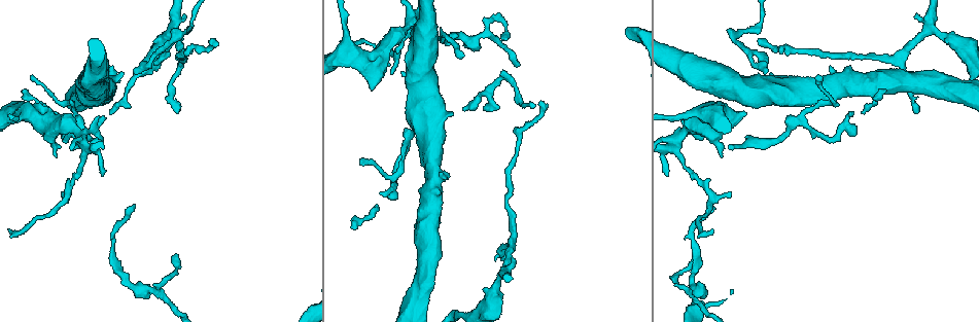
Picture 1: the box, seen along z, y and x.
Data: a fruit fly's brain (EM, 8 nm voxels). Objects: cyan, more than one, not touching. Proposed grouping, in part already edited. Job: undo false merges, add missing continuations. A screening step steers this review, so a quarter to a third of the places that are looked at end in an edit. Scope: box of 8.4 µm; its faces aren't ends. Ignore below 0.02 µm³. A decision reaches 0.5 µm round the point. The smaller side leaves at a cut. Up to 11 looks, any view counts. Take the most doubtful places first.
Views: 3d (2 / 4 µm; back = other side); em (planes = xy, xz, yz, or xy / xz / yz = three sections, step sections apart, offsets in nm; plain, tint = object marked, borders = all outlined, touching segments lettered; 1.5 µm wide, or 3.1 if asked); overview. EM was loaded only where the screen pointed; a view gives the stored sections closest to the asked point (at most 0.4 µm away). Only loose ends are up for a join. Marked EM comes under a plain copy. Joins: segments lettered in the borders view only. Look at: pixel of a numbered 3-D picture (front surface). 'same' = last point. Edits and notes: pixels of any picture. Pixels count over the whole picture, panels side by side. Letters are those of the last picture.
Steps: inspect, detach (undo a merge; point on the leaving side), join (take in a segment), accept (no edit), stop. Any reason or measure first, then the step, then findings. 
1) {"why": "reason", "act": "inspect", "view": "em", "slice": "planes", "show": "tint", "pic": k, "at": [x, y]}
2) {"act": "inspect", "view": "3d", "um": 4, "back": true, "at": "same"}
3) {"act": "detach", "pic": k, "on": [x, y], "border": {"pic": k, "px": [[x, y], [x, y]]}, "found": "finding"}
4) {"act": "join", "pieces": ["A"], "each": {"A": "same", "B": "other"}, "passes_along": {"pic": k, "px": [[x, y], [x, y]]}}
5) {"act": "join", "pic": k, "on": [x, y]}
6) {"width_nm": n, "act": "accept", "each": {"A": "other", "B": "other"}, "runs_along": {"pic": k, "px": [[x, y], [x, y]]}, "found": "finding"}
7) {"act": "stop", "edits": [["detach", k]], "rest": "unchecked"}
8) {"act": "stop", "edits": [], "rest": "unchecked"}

{"why": "long arm stops here", "act": "inspect", "view": "em", "slice": "planes", "show": "borders", "pic": 1, "at": [713, 210]}

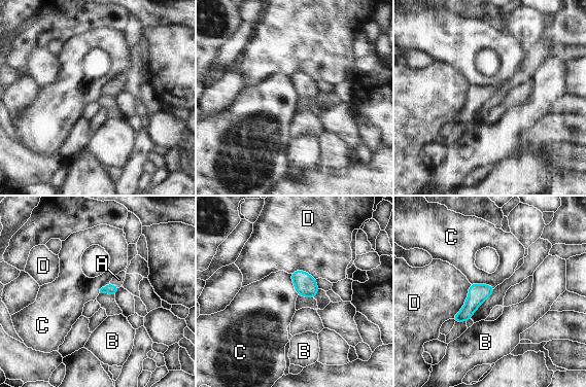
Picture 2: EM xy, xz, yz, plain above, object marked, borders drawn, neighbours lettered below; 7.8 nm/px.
{"act": "join", "pieces": ["A"], "each": {"A": "same", "B": "other", "C": "other", "D": "other"}, "passes_along": {"pic": 2, "px": [[112, 289], [114, 285], [118, 279]]}, "found": "it goes on there"}

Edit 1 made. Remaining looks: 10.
{"why": "branch stops here", "act": "inspect", "view": "em", "slice": "xz", "step": 8, "show": "borders", "pic": 1, "at": [211, 39]}

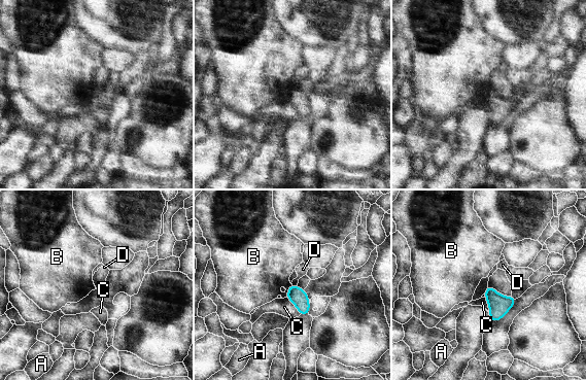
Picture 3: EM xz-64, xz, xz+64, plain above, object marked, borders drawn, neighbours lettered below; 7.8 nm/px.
{"act": "inspect", "view": "em", "slice": "planes", "show": "borders", "at": "same"}

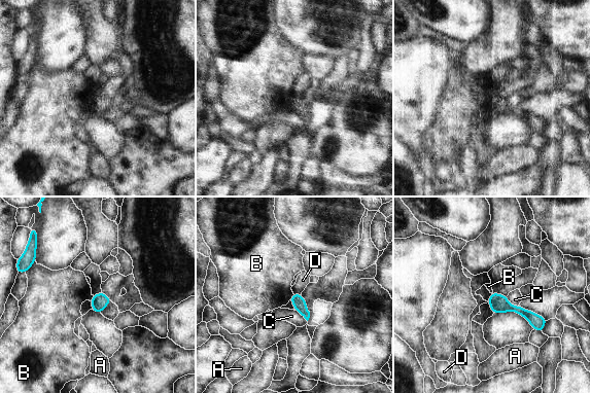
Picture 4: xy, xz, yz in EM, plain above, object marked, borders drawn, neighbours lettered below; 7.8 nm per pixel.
{"act": "accept", "each": {"A": "other", "B": "other", "C": "other", "D": "other"}, "runs_along": {"pic": 4, "px": [[492, 296], [525, 313], [540, 328]]}, "found": "no lettered segment goes on from it"}

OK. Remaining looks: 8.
{"why": "free end", "act": "inspect", "view": "em", "slice": "planes", "show": "borders", "pic": 1, "at": [359, 161]}

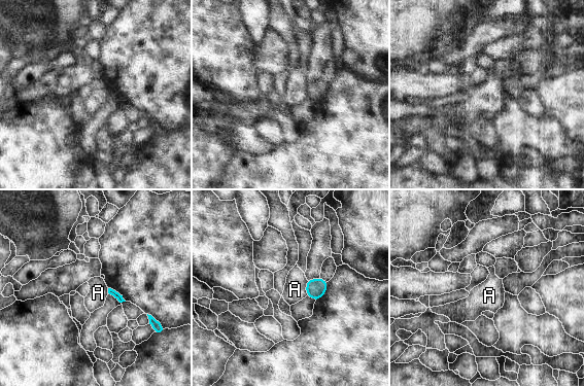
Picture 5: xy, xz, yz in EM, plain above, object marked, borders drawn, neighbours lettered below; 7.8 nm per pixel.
{"width_nm": 70, "act": "accept", "each": {"A": "other"}, "border": {"pic": 5, "px": [[307, 280], [306, 294]]}, "found": "none of them fits"}

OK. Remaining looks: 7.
{"why": "an open end", "act": "inspect", "view": "3d", "um": 4, "pic": 1, "at": [102, 115]}

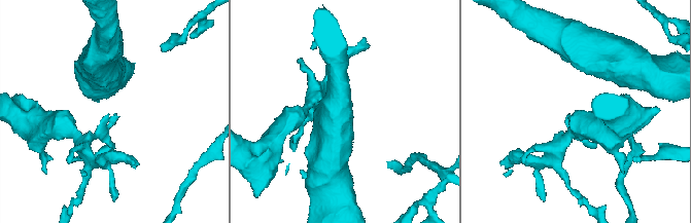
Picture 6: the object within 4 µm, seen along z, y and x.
{"act": "inspect", "view": "em", "slice": "xz", "step": 4, "show": "tint", "pic": 6, "at": [116, 116]}

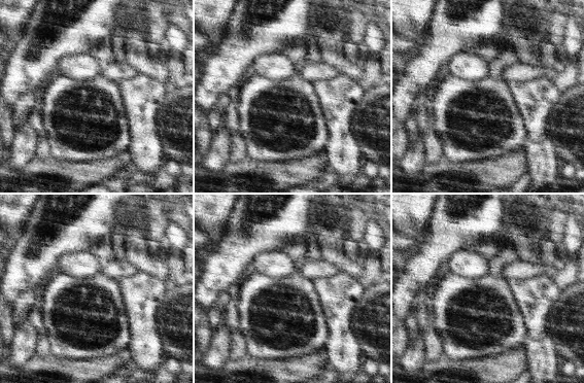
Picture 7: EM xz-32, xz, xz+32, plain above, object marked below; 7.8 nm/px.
{"why": "cut it another way", "act": "inspect", "view": "em", "slice": "planes", "show": "borders", "at": "same"}

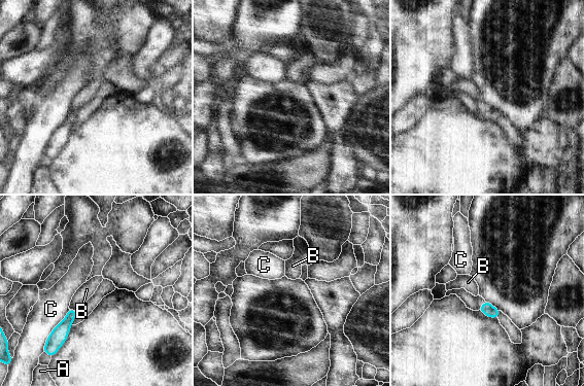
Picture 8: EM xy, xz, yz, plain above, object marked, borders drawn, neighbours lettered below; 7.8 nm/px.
{"act": "accept", "each": {"A": "other", "B": "other", "C": "other"}, "border": {"pic": 8, "px": [[75, 308], [69, 309]]}, "found": "no lettered segment goes on from it"}

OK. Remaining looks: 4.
{"act": "stop", "edits": [["join", 2]], "rest": "unchecked"}

